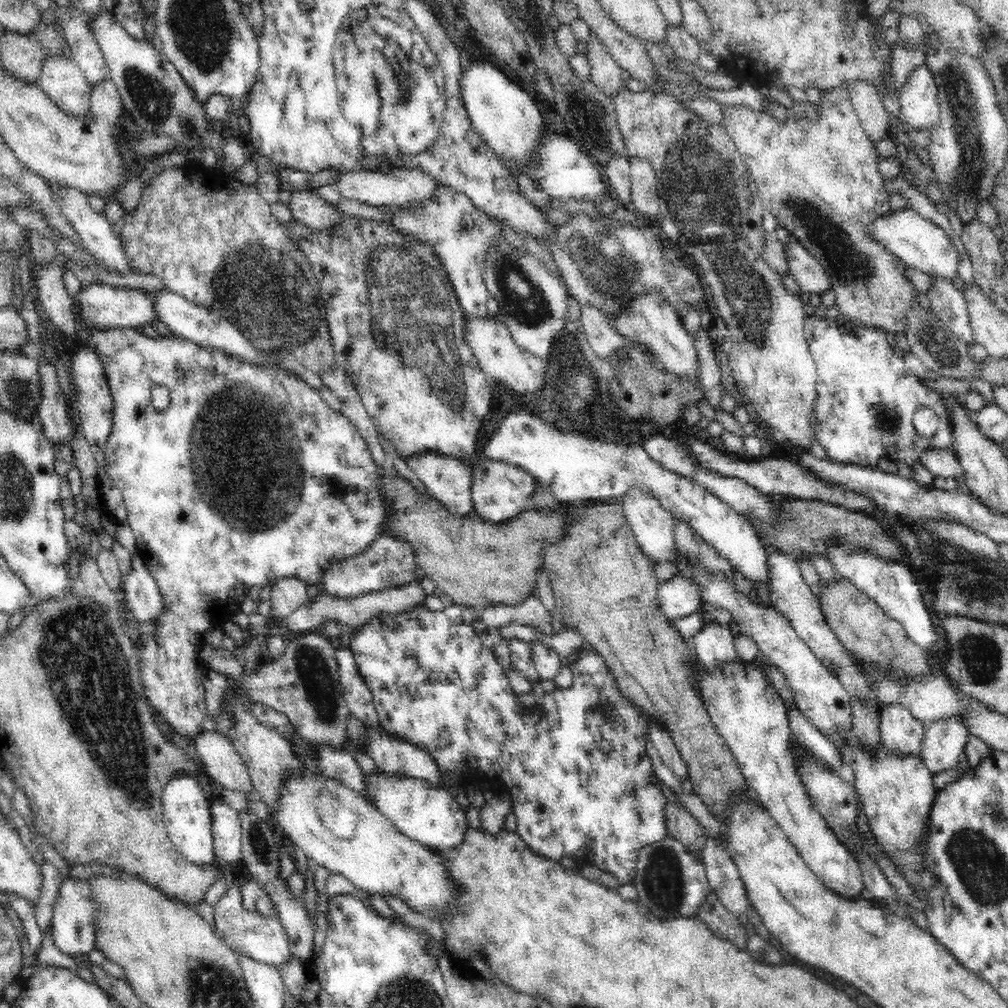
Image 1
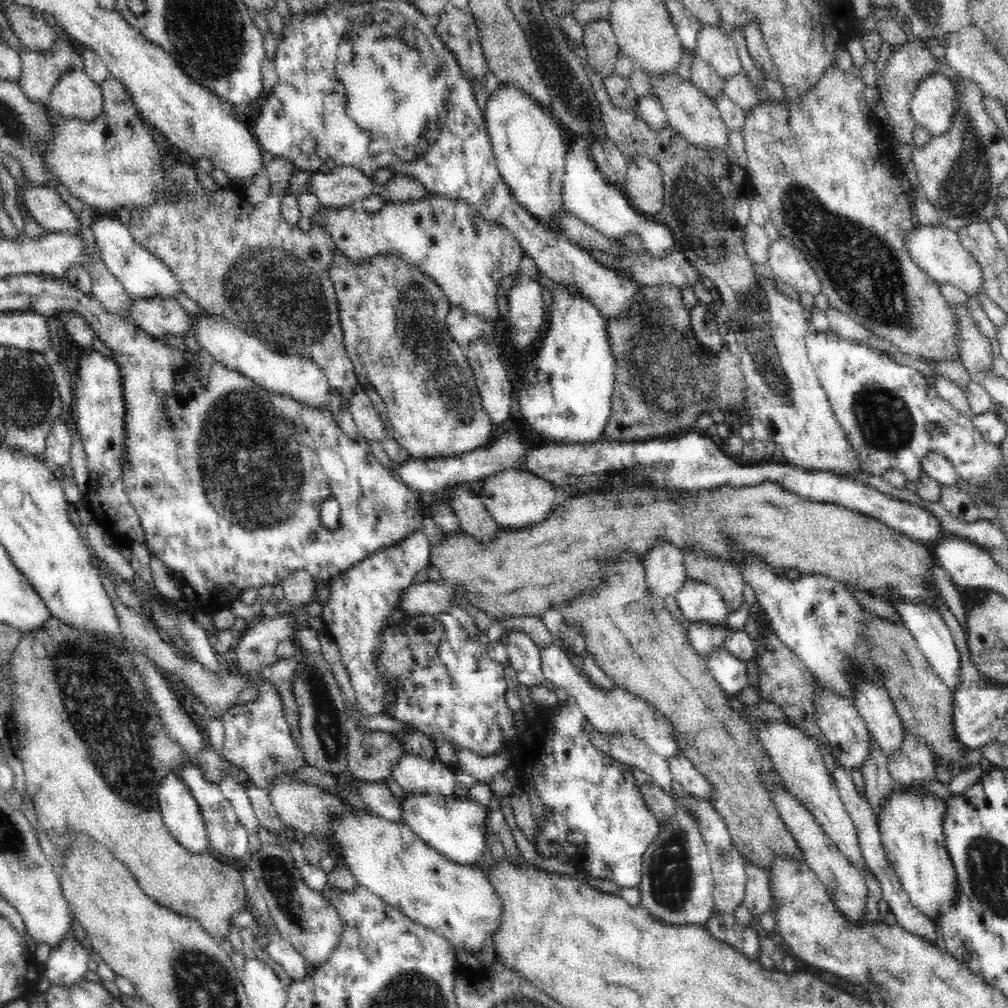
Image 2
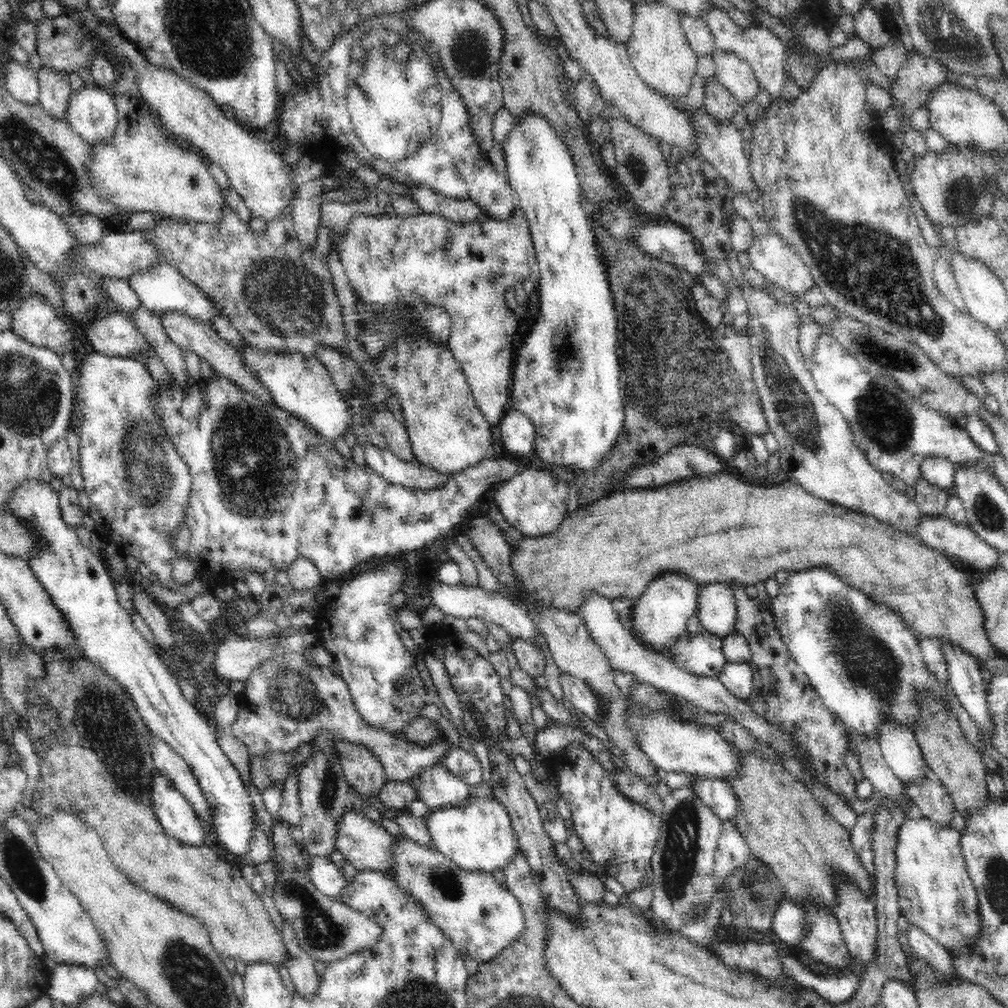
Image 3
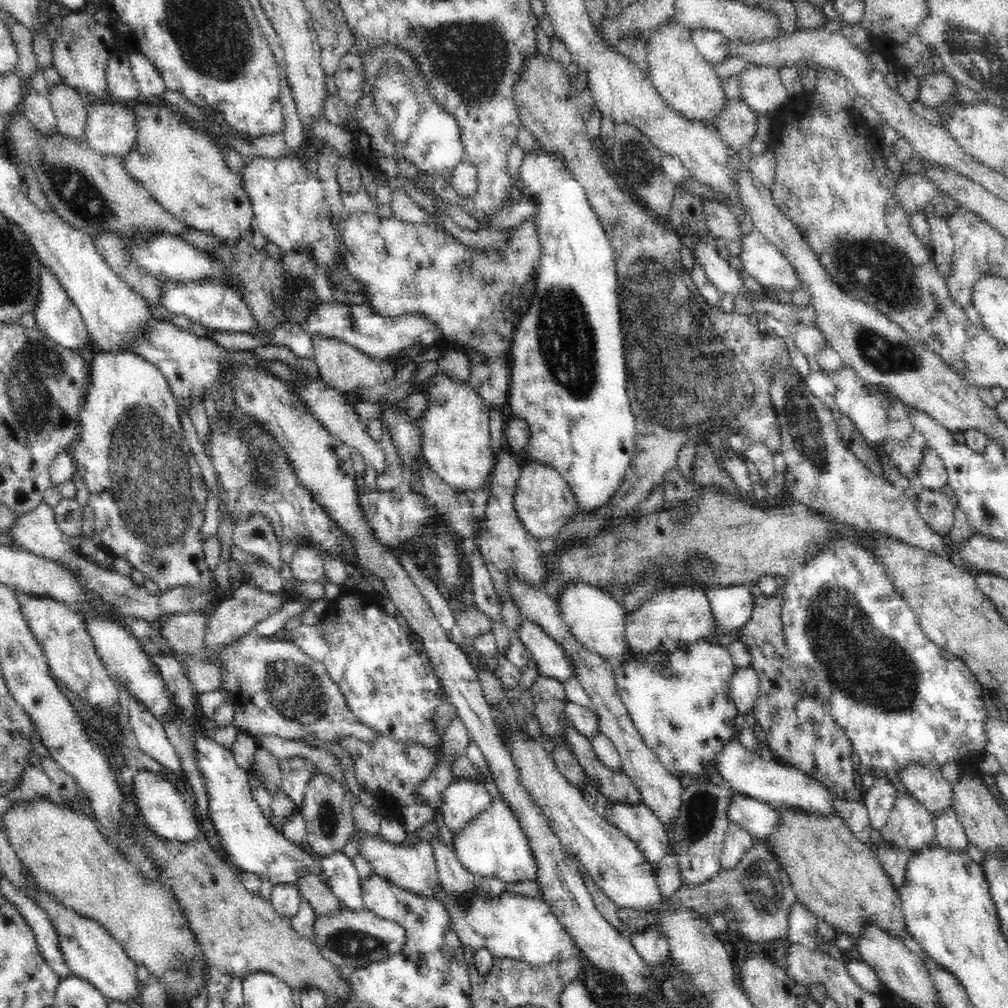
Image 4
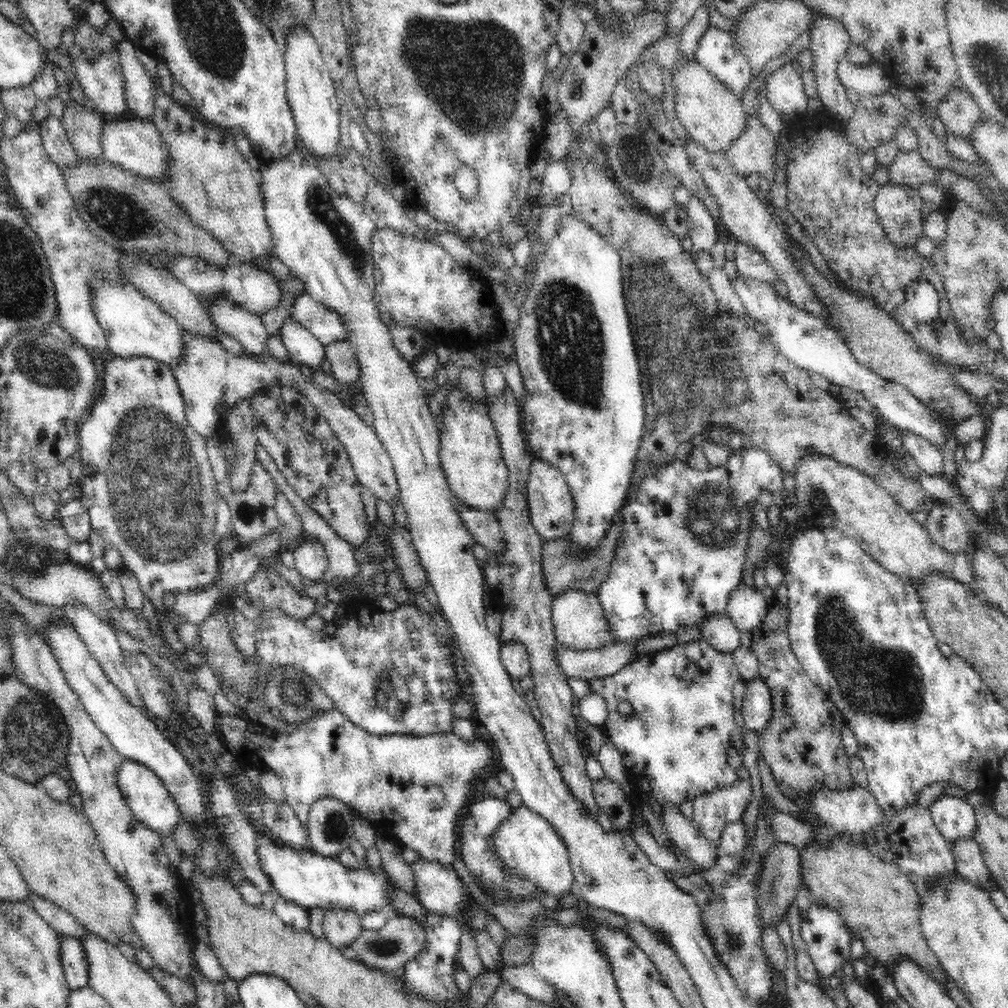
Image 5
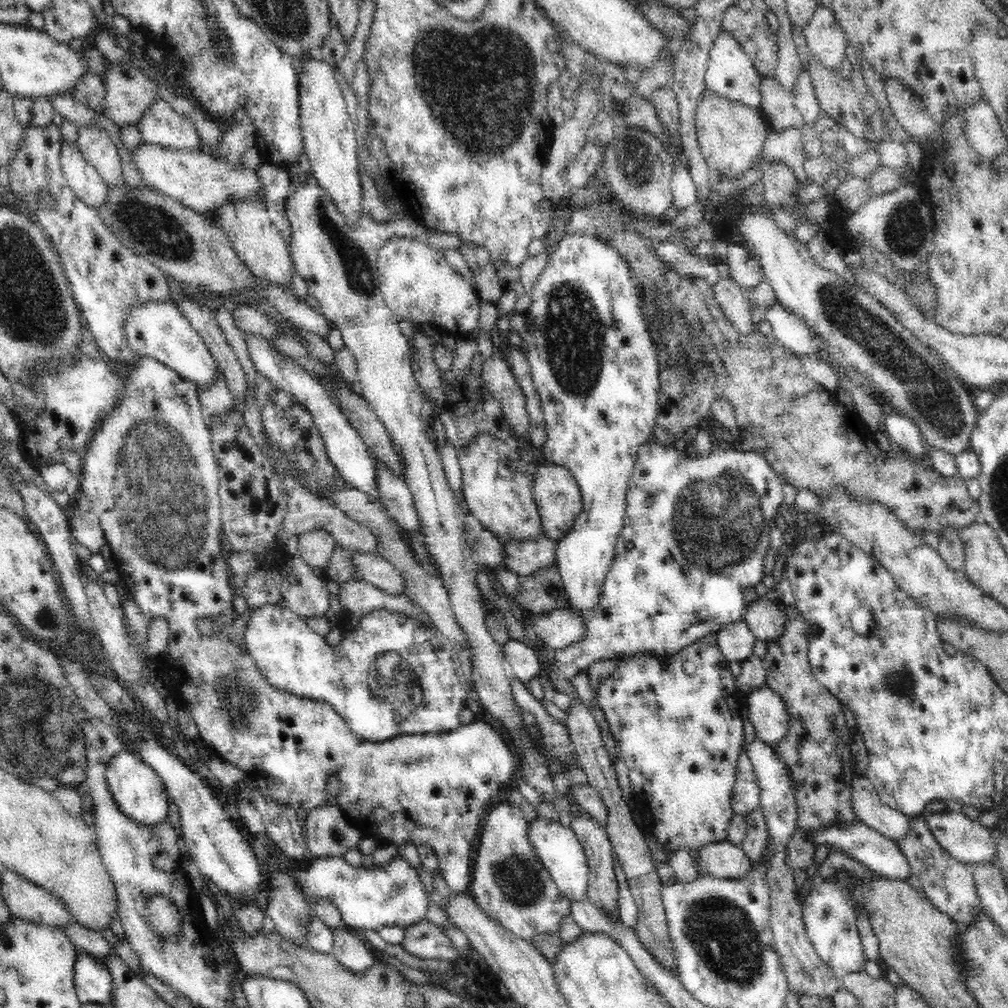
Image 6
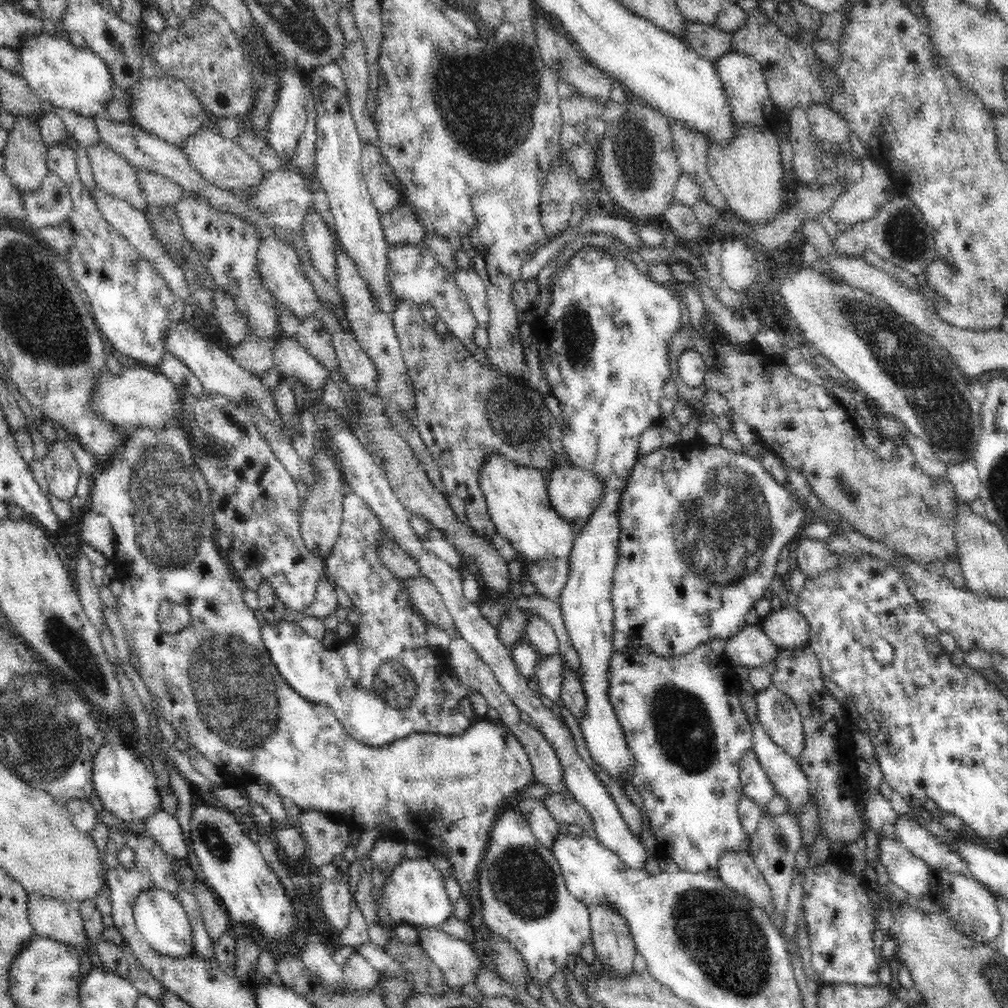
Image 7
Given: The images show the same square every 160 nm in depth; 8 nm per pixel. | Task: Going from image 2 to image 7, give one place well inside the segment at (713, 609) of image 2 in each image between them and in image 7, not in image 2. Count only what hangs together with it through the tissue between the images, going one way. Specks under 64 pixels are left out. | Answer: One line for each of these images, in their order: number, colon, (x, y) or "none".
3: (717, 610)
4: (733, 605)
5: (747, 607)
6: (767, 617)
7: (786, 626)

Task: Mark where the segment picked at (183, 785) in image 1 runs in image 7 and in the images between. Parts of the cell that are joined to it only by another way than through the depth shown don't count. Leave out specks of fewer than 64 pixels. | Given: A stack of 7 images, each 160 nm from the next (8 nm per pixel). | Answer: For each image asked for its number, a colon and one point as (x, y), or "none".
2: (181, 814)
3: (171, 808)
4: (165, 812)
5: (144, 792)
6: (138, 792)
7: (128, 789)

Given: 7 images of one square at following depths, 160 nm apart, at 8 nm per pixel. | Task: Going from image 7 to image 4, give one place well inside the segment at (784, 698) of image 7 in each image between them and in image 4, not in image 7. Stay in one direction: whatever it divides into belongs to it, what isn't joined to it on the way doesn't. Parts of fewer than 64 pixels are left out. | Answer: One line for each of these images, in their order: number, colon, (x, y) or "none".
4: (745, 685)
5: (757, 702)
6: (765, 709)

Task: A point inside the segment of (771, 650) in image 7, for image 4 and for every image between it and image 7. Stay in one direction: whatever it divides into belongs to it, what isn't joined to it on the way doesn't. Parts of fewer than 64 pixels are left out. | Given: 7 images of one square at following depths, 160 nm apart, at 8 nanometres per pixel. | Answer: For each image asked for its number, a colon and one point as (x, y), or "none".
4: (684, 615)
5: (720, 631)
6: (736, 642)

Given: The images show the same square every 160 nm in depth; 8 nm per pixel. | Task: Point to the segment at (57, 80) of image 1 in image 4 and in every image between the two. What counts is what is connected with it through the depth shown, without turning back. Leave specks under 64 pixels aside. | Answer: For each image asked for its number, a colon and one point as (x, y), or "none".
2: (76, 97)
3: (92, 113)
4: (112, 130)

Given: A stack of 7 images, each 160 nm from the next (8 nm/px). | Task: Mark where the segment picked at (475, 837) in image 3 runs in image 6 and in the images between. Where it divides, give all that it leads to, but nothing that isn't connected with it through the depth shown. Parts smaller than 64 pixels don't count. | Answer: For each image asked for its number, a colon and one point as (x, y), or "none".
4: (496, 844)
5: (529, 844)
6: (558, 847)

